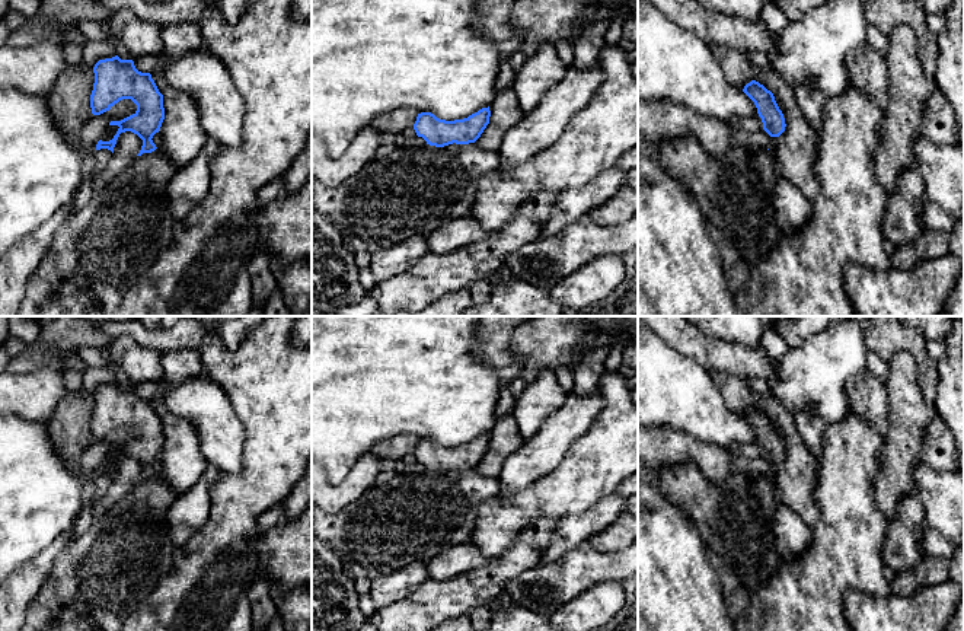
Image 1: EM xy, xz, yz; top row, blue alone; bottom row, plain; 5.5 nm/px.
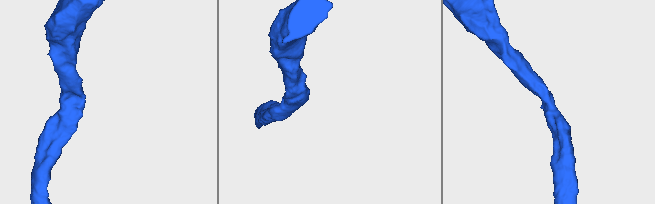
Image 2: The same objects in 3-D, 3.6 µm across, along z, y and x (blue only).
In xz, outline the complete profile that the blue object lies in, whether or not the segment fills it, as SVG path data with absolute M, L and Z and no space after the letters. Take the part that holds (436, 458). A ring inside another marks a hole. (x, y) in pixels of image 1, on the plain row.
M482 434L463 446L446 447L431 439L421 439L416 443L414 456L427 471L444 474L449 471L475 469L489 450L491 437Z

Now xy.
M118 382L112 385L99 386L95 393L95 409L90 421L90 434L93 442L100 442L109 437L115 430L122 426L131 426L137 431L137 437L121 446L111 447L109 452L118 452L118 458L109 468L99 466L96 471L96 477L108 475L114 479L114 474L121 459L131 458L137 460L143 466L141 477L137 482L143 479L151 479L157 474L153 469L153 462L159 459L162 449L165 446L165 434L163 434L163 421L159 418L154 407L150 399L141 399L135 395L133 386L121 386Z

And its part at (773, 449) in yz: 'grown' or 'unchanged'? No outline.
unchanged

